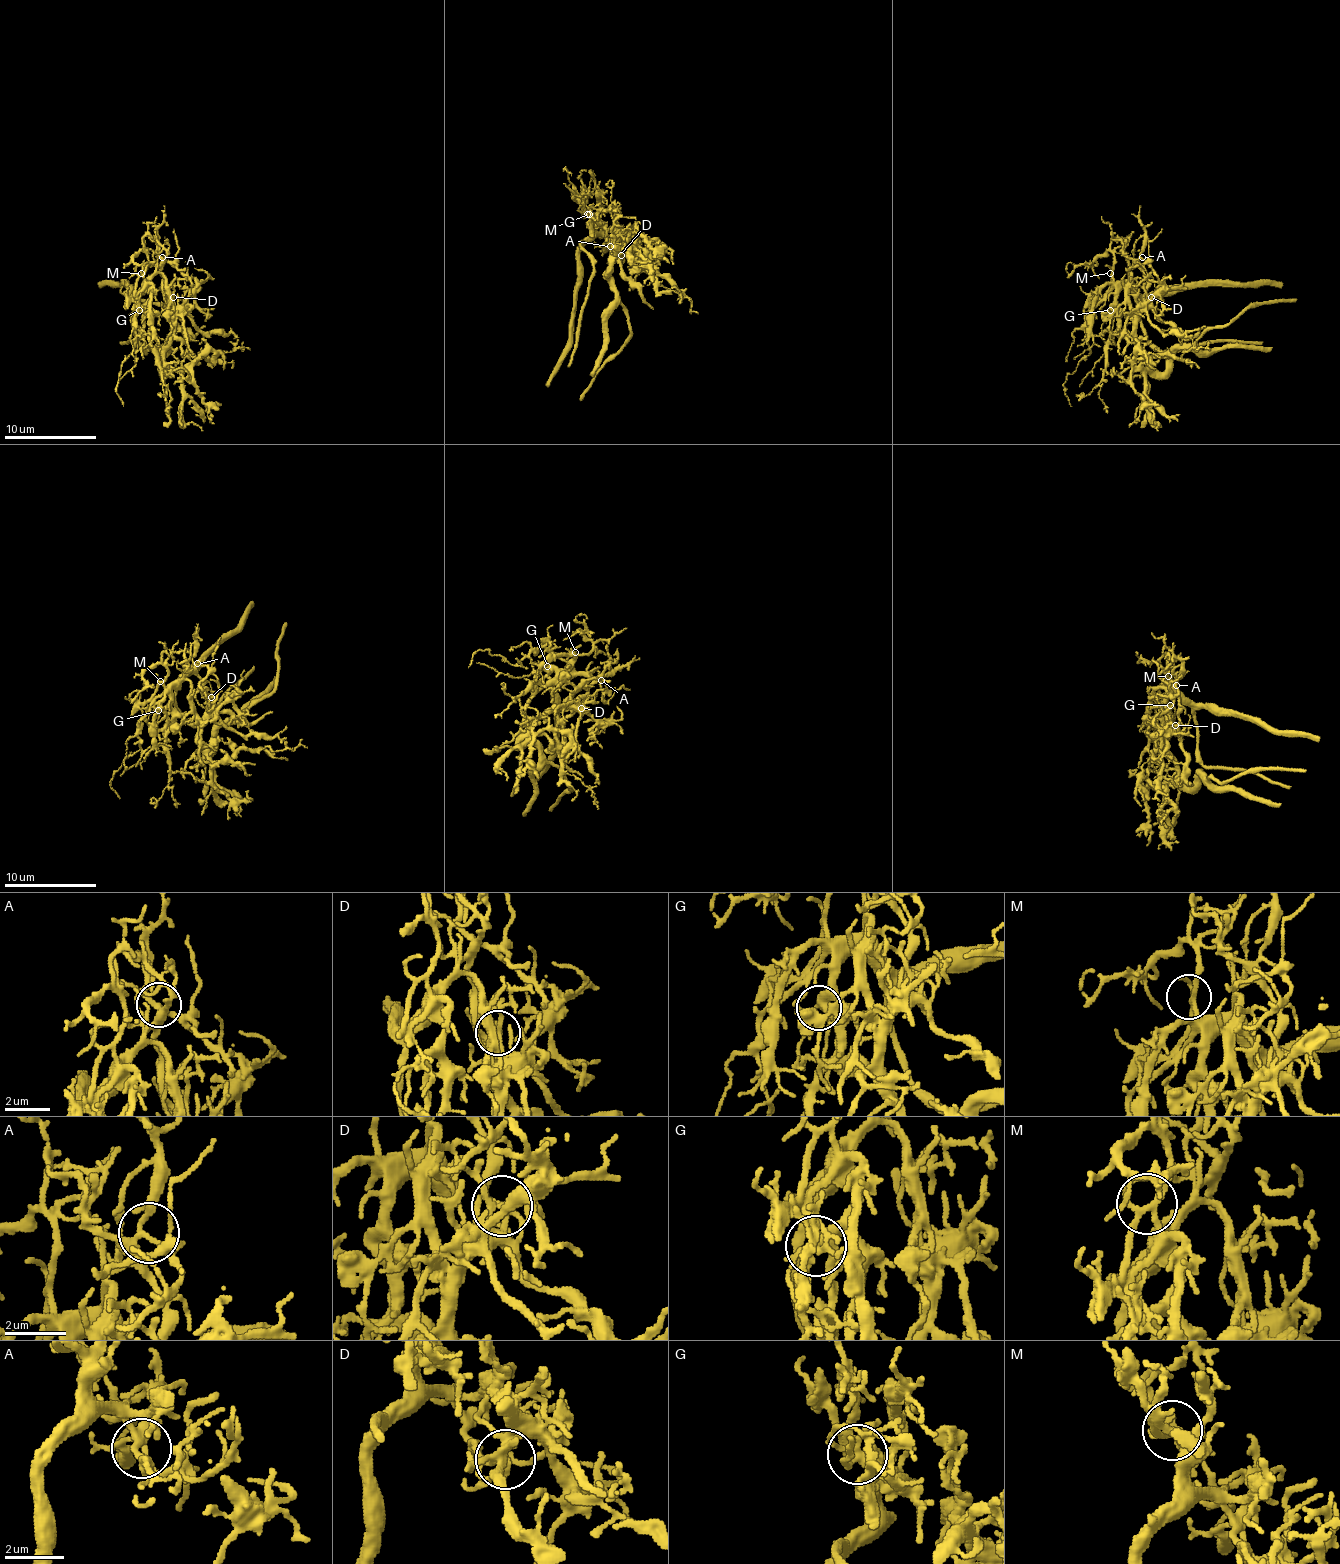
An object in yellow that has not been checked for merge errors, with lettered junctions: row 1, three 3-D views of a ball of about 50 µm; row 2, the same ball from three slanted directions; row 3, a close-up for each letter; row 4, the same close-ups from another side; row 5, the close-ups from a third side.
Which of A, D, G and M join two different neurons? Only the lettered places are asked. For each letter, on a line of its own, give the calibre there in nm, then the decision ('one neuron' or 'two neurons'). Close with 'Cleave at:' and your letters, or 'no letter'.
A: 240 nm thick; one neuron
D: 190 nm thick; two neurons
G: 320 nm thick; one neuron
M: 200 nm thick; one neuron
Cleave at: D

